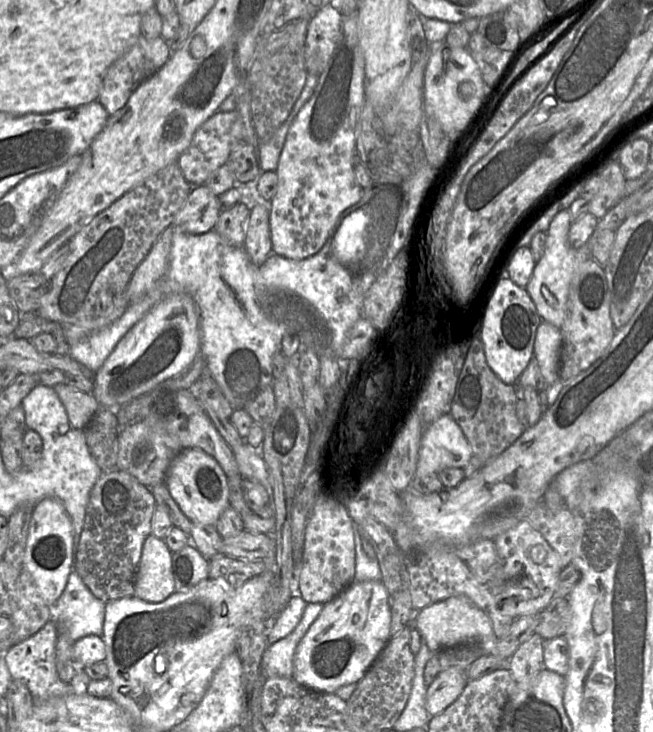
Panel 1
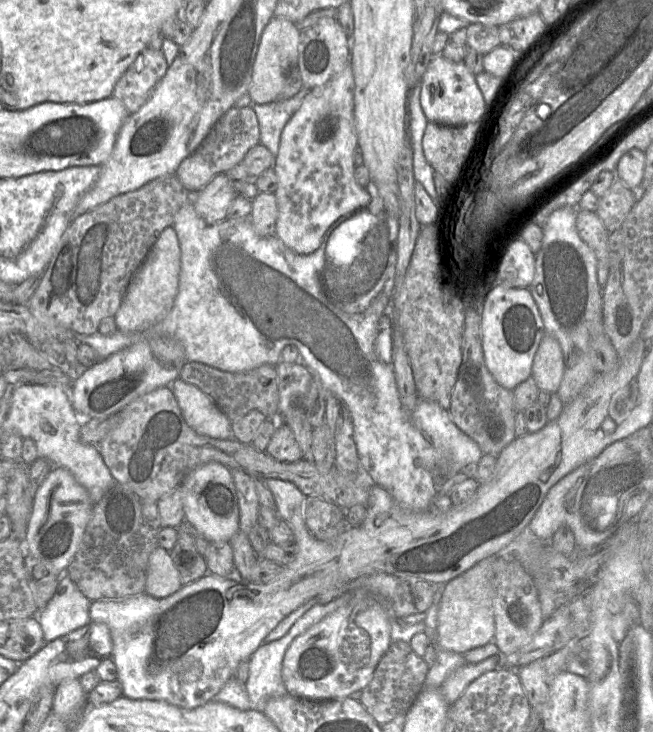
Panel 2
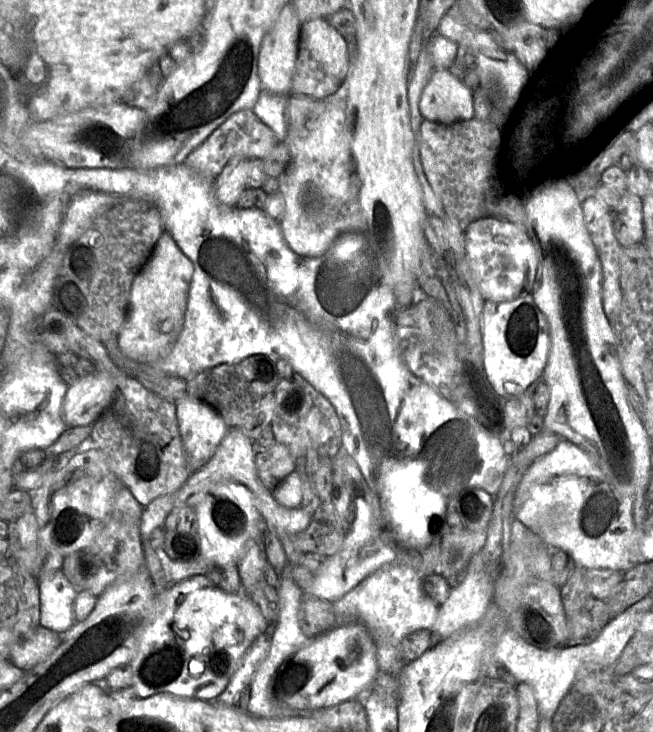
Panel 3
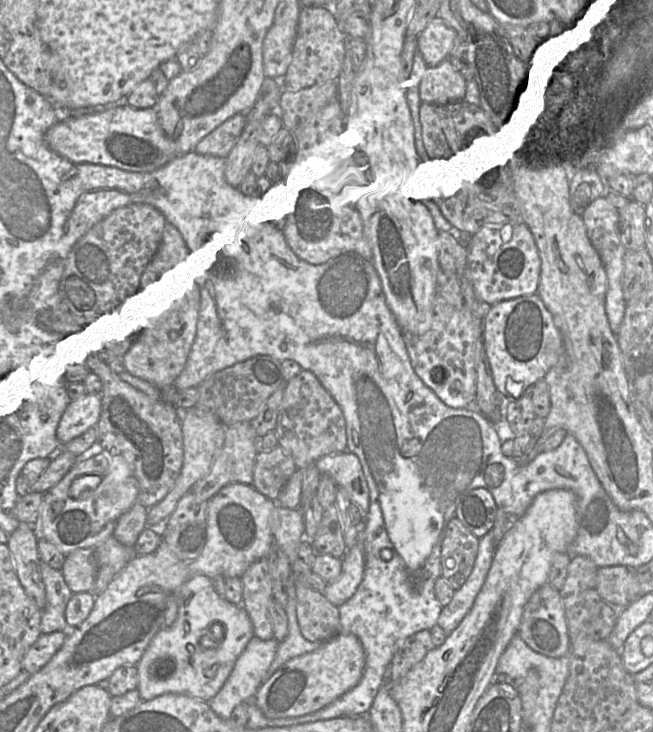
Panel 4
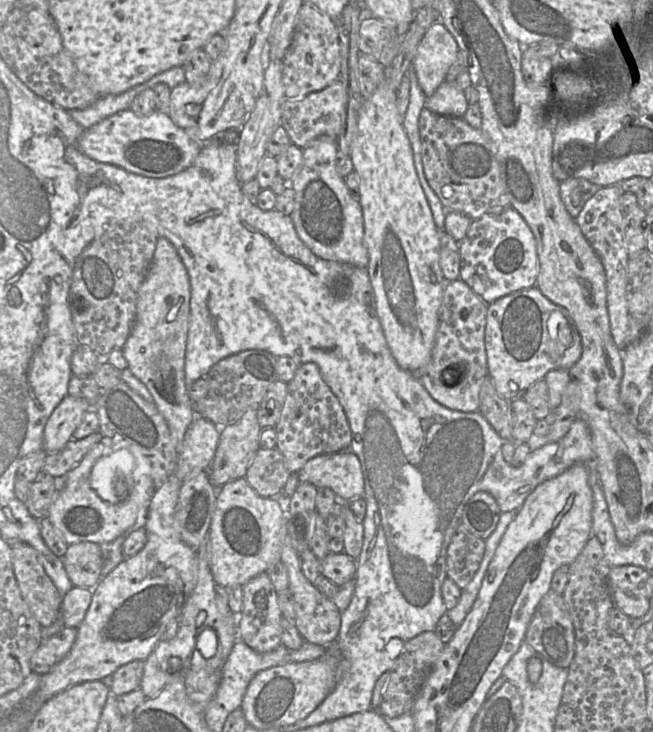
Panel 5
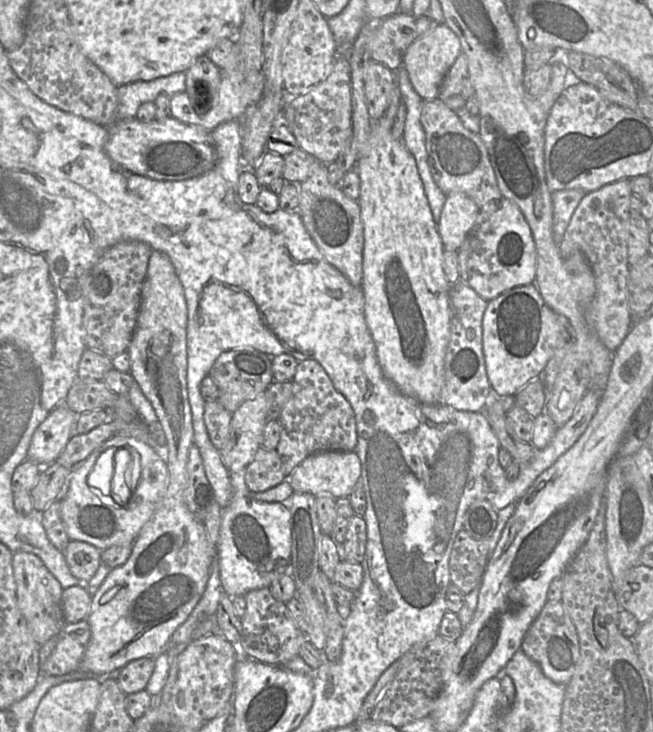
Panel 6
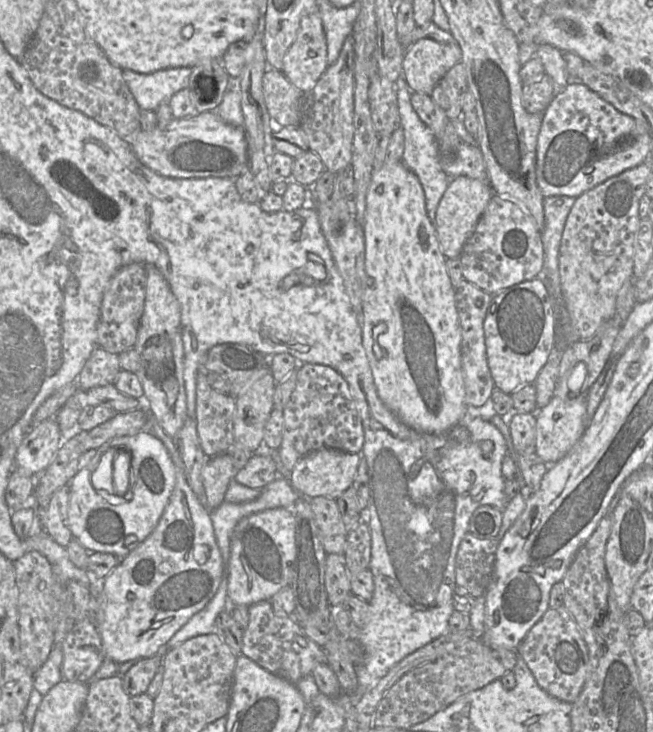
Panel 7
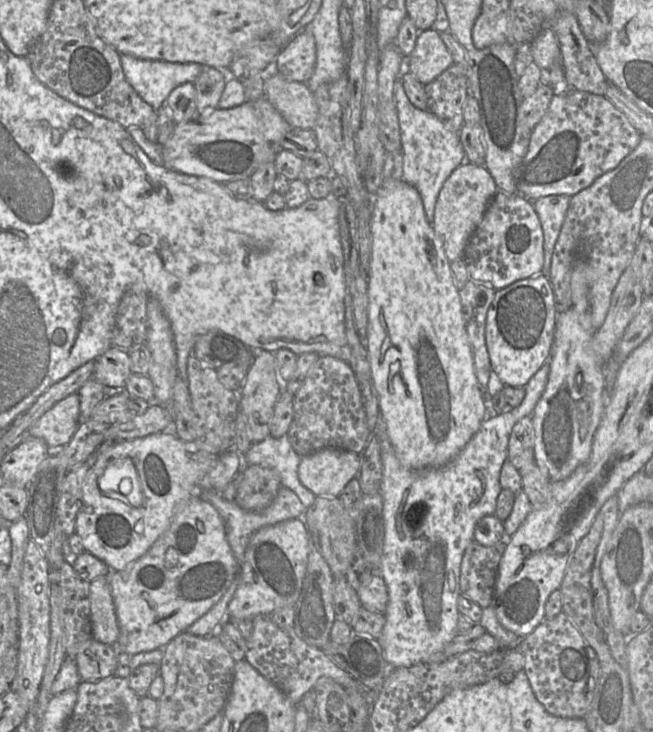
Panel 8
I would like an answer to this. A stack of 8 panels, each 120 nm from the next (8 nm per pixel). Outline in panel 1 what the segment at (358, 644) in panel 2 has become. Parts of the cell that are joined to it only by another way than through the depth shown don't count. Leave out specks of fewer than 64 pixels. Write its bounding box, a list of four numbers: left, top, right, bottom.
[293,581,392,693]

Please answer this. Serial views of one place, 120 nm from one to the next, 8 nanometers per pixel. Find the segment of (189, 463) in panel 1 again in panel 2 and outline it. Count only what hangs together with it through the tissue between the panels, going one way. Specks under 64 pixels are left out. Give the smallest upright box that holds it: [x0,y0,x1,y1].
[180,462,240,542]

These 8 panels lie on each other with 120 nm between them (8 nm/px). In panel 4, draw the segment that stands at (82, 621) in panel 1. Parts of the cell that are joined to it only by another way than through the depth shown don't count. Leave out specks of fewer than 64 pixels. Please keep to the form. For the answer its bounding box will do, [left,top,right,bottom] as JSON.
[41,562,73,633]

